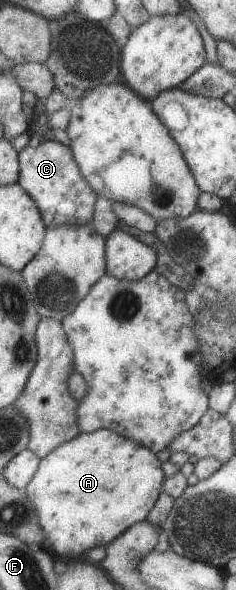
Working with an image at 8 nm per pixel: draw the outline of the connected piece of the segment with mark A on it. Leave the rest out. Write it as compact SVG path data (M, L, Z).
M107 429L82 432L40 458L38 471L25 491L37 509L39 524L46 539L45 547L58 557L82 559L89 549L102 545L106 547L131 525L146 520L162 492L165 475L161 464L149 447Z

